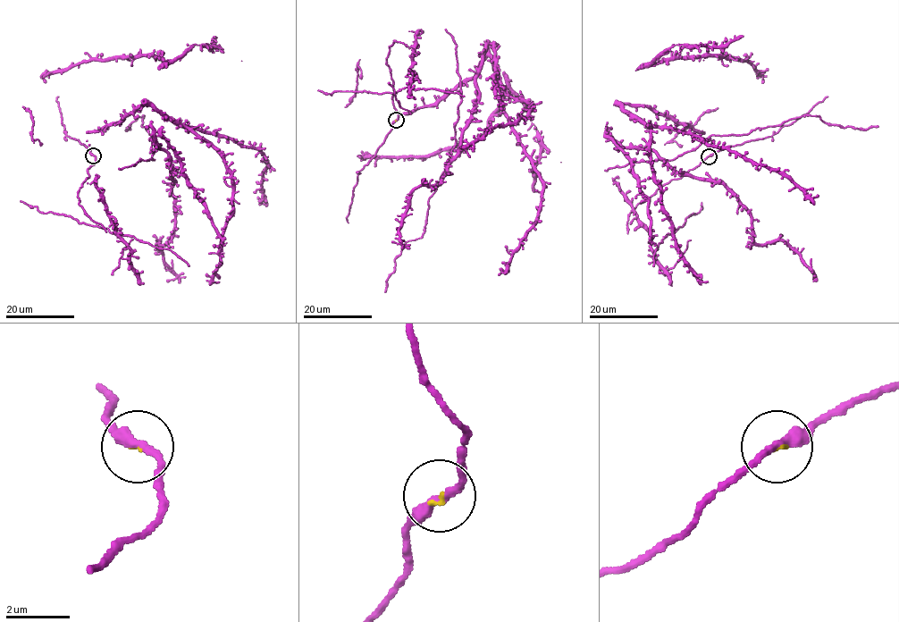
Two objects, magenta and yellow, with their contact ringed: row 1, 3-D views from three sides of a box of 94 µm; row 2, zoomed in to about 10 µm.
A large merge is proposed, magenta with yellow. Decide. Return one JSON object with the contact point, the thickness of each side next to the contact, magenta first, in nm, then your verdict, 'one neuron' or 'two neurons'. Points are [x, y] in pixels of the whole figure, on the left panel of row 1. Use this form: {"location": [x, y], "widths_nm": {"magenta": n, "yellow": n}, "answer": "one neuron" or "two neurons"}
{"location": [93, 155], "widths_nm": {"magenta": 280, "yellow": 70}, "answer": "one neuron"}

